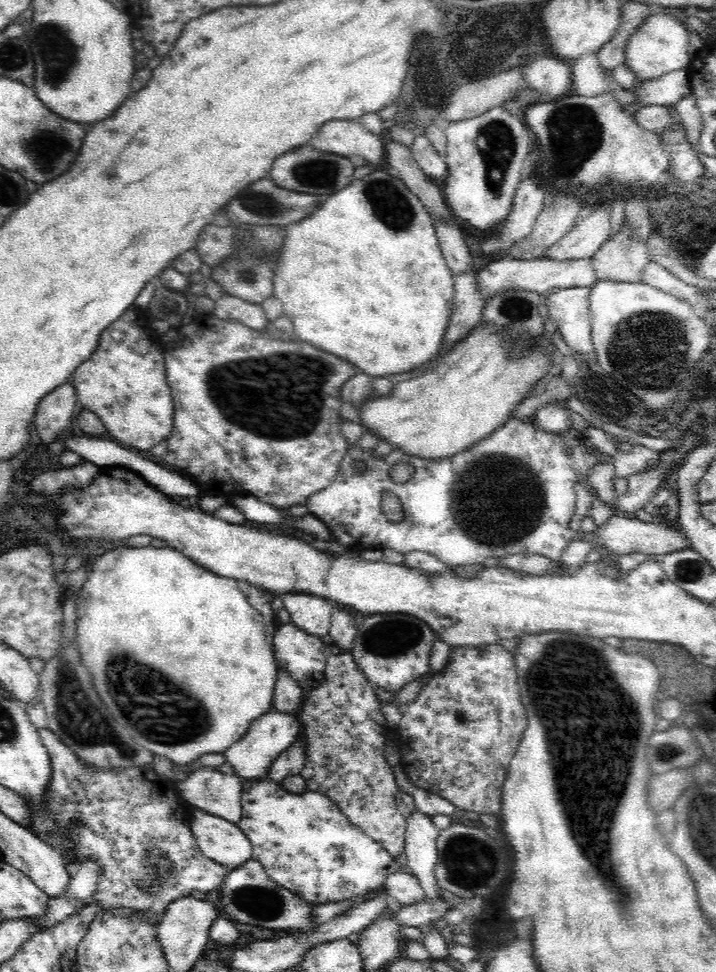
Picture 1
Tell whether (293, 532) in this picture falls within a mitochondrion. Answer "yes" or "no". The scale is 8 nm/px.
no

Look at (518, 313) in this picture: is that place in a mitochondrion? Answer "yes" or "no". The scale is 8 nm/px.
yes

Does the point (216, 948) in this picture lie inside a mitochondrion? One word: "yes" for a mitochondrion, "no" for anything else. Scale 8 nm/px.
no

